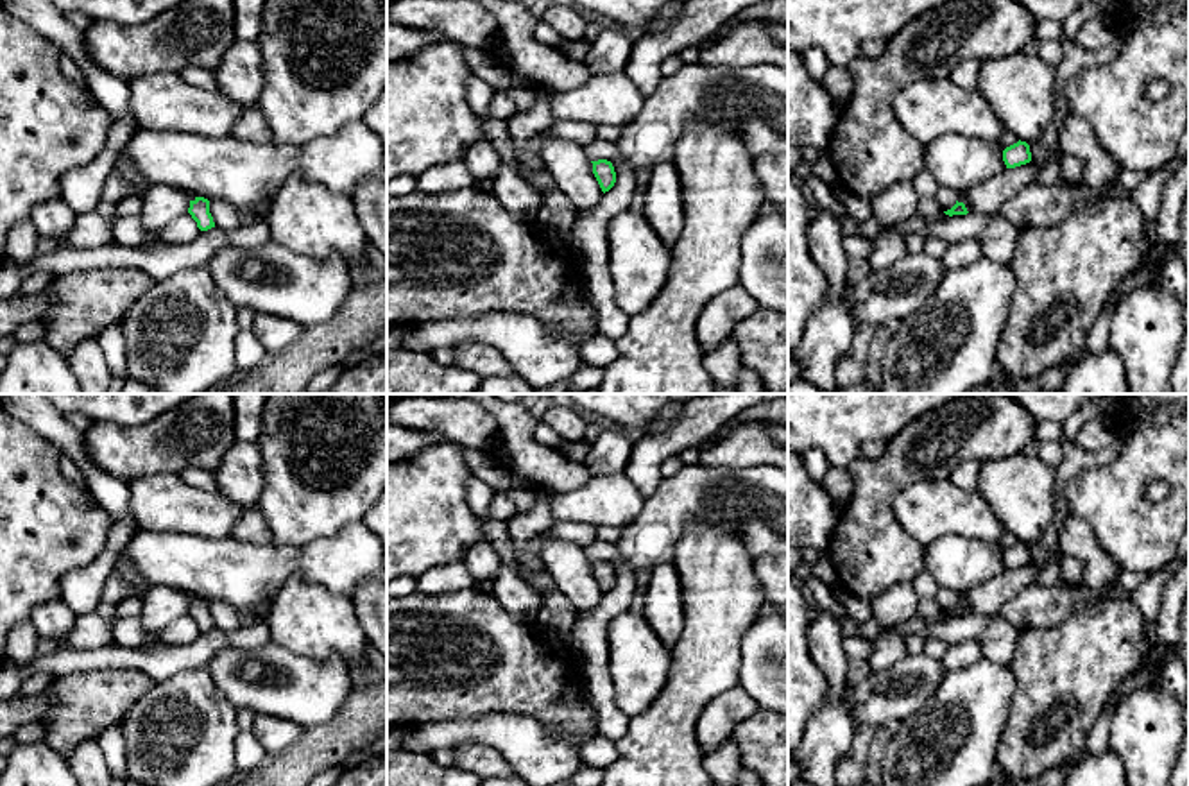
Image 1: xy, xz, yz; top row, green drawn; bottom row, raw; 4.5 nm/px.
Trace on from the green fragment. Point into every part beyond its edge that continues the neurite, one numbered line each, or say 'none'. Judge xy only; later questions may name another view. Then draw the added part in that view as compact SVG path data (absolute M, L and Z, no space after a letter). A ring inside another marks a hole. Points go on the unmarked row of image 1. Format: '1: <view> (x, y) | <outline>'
none

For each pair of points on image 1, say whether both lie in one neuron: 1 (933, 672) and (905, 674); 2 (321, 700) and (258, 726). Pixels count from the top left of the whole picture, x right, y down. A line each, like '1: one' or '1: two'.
1: one
2: two

